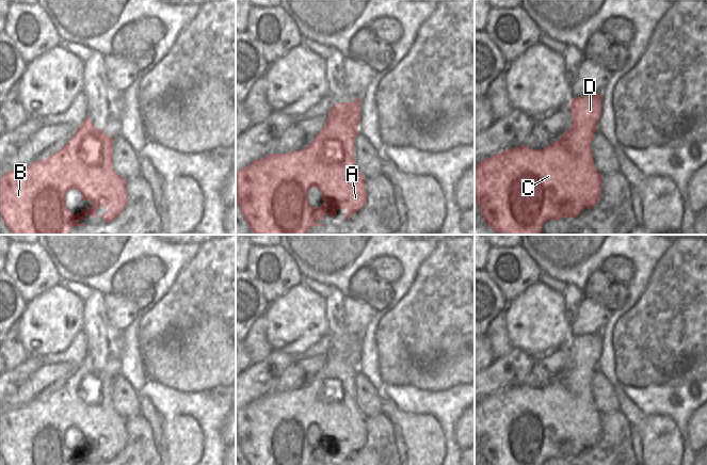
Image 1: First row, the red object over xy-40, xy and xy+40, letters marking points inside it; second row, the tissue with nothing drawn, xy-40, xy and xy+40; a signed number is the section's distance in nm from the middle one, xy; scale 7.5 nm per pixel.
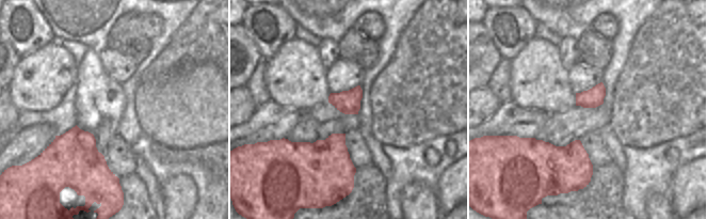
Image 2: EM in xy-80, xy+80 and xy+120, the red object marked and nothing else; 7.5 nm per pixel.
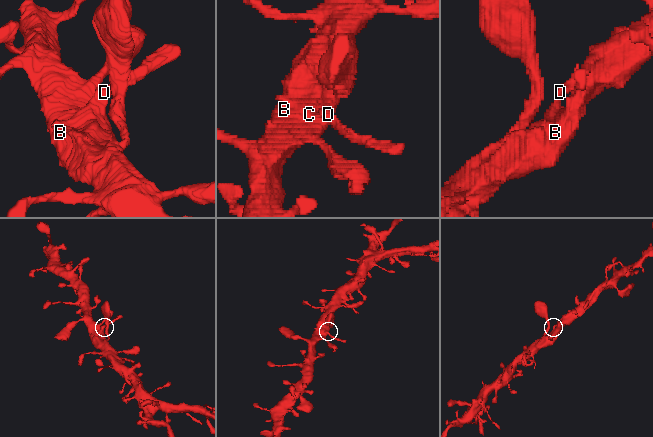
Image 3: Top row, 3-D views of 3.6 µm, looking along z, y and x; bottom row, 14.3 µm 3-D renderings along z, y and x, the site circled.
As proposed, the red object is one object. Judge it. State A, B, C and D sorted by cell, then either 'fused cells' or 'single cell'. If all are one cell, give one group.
A B C D | single cell

